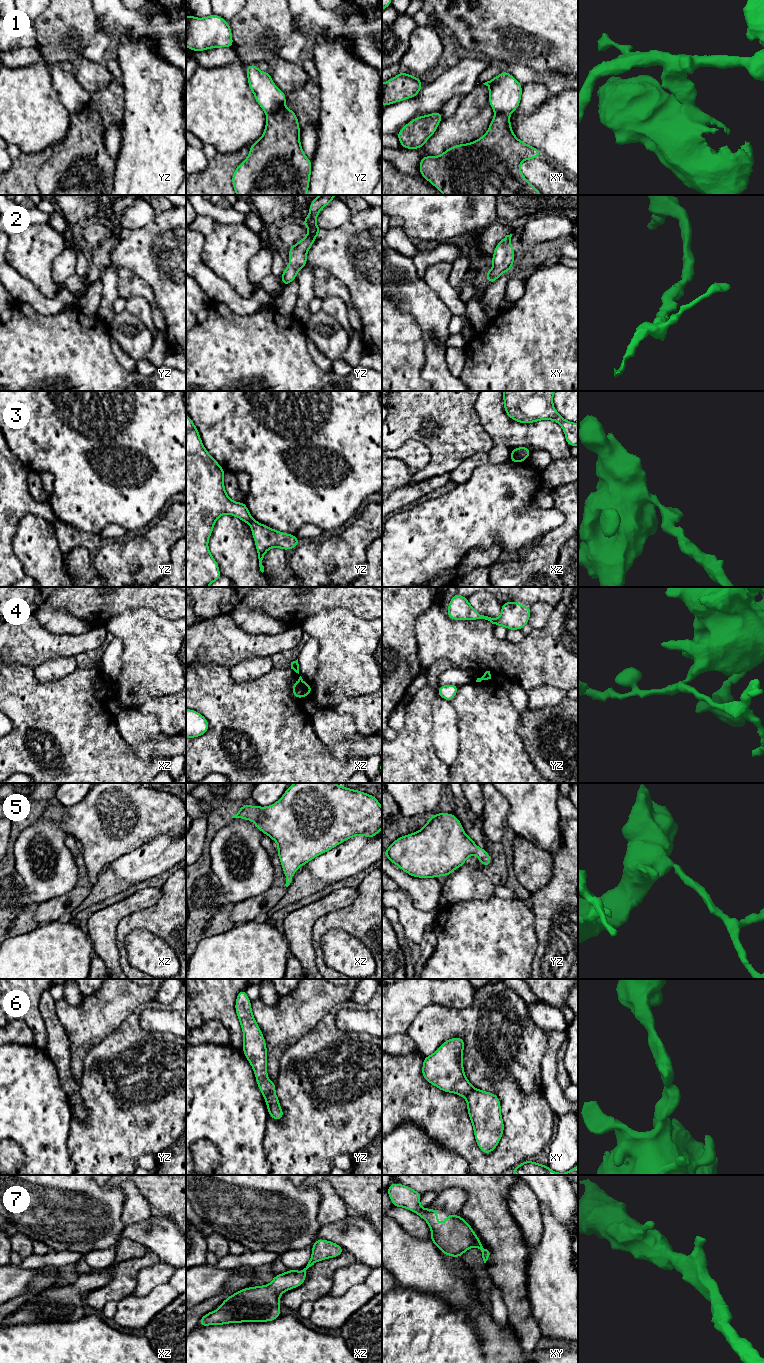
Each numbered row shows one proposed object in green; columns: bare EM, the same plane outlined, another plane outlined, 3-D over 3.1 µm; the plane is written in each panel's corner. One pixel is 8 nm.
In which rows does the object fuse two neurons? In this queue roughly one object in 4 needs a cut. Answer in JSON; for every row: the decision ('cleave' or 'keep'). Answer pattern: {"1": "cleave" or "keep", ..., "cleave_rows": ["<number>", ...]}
{"1": "cleave", "2": "keep", "3": "cleave", "4": "cleave", "5": "keep", "6": "cleave", "7": "keep", "cleave_rows": ["1", "3", "4", "6"]}

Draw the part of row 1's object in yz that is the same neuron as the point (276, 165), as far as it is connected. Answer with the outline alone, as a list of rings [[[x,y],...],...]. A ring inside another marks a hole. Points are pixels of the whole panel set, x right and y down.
[[[286,106],[266,114],[261,138],[249,146],[248,157],[232,175],[236,195],[307,195],[312,163],[300,144],[300,127],[296,114]]]

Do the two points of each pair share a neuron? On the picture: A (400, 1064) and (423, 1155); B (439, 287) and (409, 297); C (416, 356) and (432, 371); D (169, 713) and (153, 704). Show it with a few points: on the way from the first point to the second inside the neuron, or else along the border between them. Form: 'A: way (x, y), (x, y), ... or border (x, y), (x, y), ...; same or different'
A: border (392, 1130), (402, 1122), (411, 1121), (433, 1139); different
B: border (422, 279), (447, 307); different
C: border (424, 341), (424, 365), (421, 376), (426, 380); different
D: way (165, 709), (157, 707); same

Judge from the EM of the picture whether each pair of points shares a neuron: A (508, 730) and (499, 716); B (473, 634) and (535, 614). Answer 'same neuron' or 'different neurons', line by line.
A: same neuron
B: different neurons

